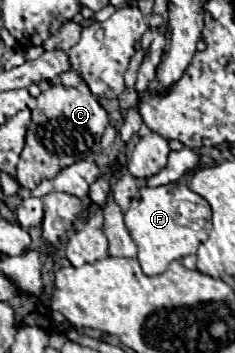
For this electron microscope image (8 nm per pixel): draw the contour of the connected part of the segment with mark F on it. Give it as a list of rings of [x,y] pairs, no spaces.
[[[183,182],[155,188],[143,186],[133,196],[131,206],[125,212],[125,226],[139,248],[137,258],[143,272],[147,276],[155,276],[163,274],[173,260],[181,260],[183,256],[197,252],[197,246],[211,230],[211,208]]]

